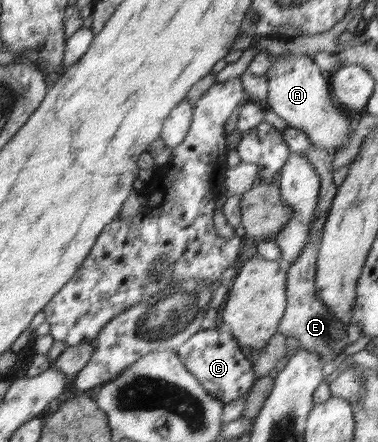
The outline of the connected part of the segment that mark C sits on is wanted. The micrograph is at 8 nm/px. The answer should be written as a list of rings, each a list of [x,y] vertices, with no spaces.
[[[212,326],[192,335],[178,350],[179,359],[187,369],[194,373],[207,392],[218,397],[224,405],[247,394],[255,380],[253,362],[243,353],[238,340],[231,335],[230,330]]]

